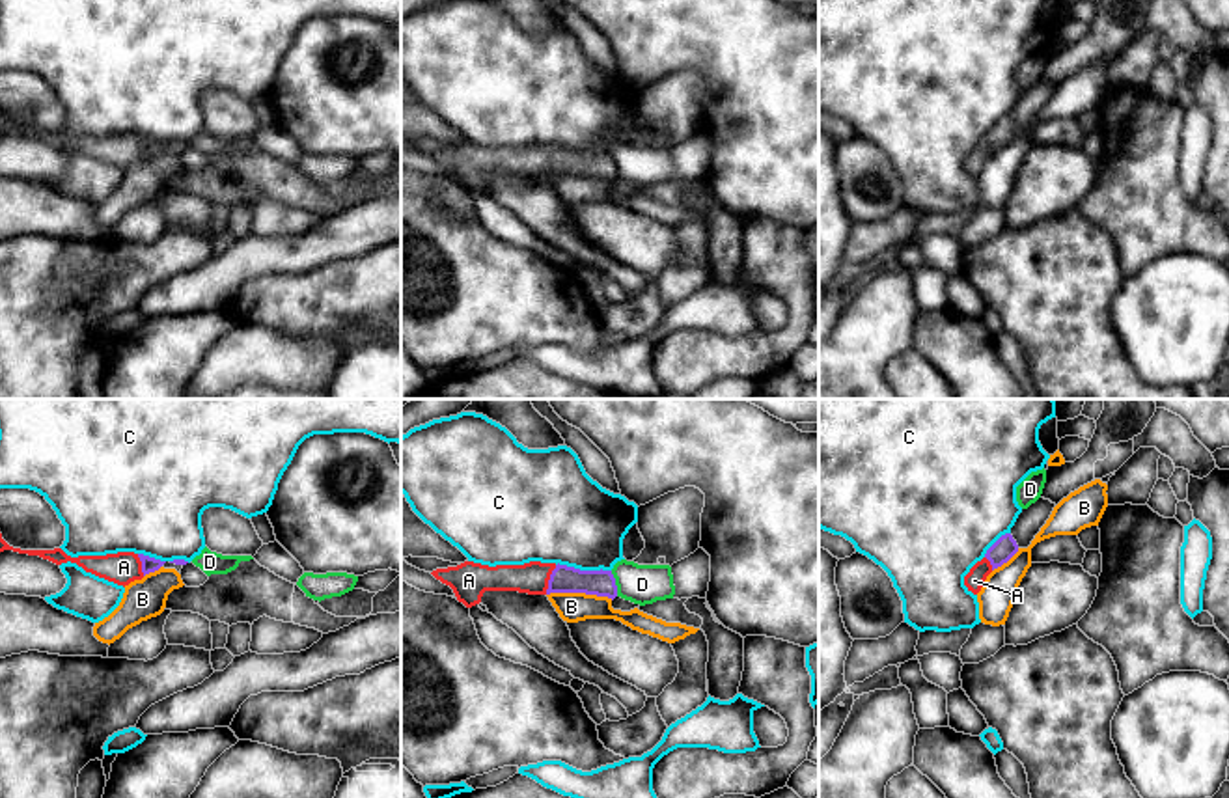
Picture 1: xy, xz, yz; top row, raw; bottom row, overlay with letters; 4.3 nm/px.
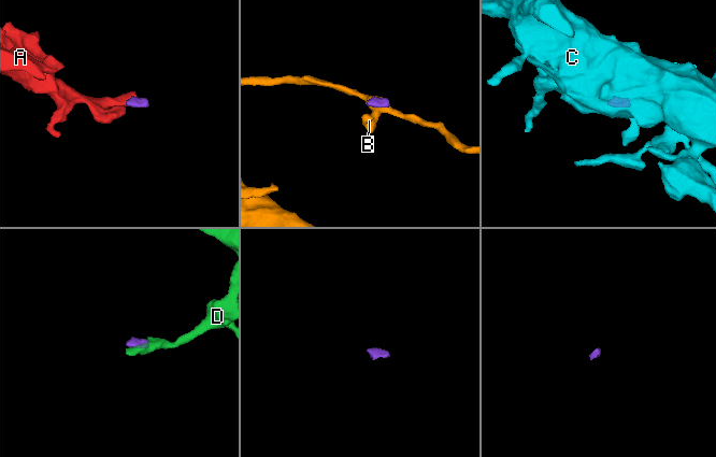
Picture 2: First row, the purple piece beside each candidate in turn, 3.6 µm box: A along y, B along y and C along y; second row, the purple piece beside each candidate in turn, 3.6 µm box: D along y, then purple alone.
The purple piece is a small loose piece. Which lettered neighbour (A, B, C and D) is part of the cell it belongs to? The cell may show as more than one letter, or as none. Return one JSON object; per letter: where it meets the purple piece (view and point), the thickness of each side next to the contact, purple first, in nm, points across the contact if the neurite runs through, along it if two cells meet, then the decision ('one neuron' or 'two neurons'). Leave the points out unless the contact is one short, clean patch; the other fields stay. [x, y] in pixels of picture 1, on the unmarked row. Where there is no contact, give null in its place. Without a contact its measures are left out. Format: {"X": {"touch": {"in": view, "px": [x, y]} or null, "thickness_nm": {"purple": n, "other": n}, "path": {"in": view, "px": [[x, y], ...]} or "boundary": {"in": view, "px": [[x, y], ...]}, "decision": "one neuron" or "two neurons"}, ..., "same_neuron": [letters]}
{"A": {"touch": {"in": "xz", "px": [549, 163]}, "thickness_nm": {"purple": 120, "other": 140}, "decision": "two neurons"}, "B": {"touch": {"in": "xz", "px": [580, 174]}, "thickness_nm": {"purple": 120, "other": 130}, "boundary": {"in": "xz", "px": [[547, 176], [595, 176], [612, 181]]}, "decision": "two neurons"}, "C": {"touch": {"in": "xz", "px": [584, 153]}, "thickness_nm": {"purple": 120, "other": 400}, "boundary": {"in": "xz", "px": [[556, 146], [610, 153]]}, "decision": "two neurons"}, "D": {"touch": {"in": "xz", "px": [614, 166]}, "thickness_nm": {"purple": 120, "other": 180}, "boundary": {"in": "xz", "px": [[610, 153], [618, 178]]}, "decision": "two neurons"}, "same_neuron": []}

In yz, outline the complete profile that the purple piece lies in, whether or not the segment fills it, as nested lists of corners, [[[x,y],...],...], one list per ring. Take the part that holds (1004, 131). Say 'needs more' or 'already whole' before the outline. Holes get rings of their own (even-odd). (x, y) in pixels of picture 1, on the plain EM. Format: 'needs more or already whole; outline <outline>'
needs more; outline [[[1039,80],[1028,91],[1022,91],[1009,116],[1001,117],[985,136],[992,153],[1007,145],[1020,131],[1028,131],[1041,110],[1046,106],[1056,86]]]

